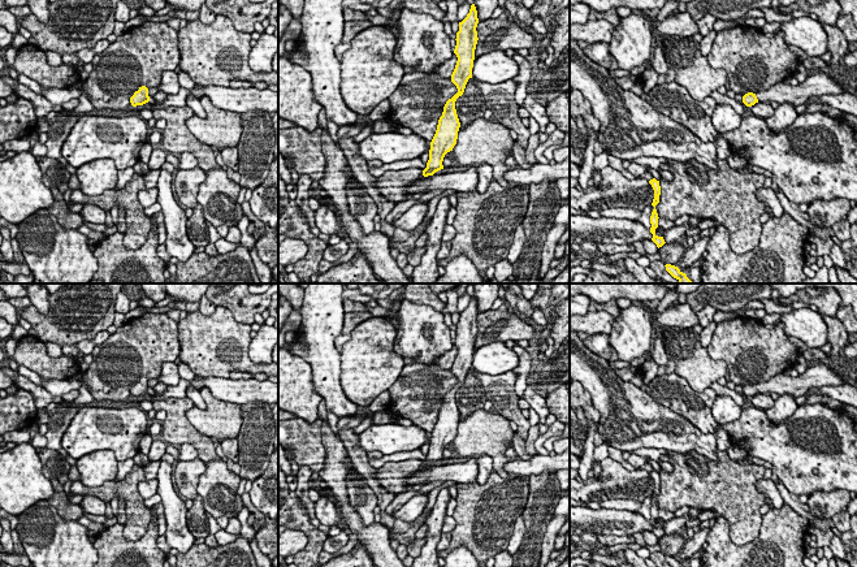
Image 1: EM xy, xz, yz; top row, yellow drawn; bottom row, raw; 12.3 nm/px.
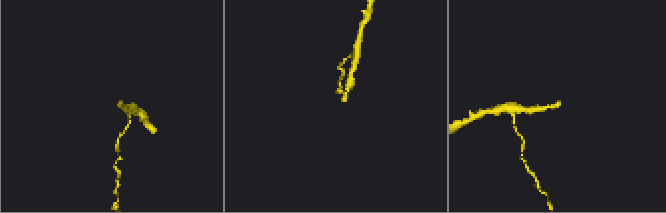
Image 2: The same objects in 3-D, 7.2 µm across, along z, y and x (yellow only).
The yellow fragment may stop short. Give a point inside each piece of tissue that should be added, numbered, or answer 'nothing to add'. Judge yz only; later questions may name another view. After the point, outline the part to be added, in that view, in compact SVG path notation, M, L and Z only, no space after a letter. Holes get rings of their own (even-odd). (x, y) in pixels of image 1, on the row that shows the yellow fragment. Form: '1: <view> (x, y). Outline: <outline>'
1: yz (819, 83). Outline: M815 70L813 75L798 83L791 86L784 82L775 83L765 91L757 91L758 101L775 101L778 105L789 103L795 107L805 104L813 96L837 95L845 90L840 85L840 79L831 78L826 73Z

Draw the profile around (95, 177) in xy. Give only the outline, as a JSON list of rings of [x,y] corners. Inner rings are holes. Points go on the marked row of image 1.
[[[99,159],[77,168],[79,190],[86,195],[100,195],[105,190],[116,187],[118,177],[117,168],[112,159]]]

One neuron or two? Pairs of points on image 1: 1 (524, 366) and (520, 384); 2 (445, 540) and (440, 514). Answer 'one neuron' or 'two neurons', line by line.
1: one neuron
2: two neurons

